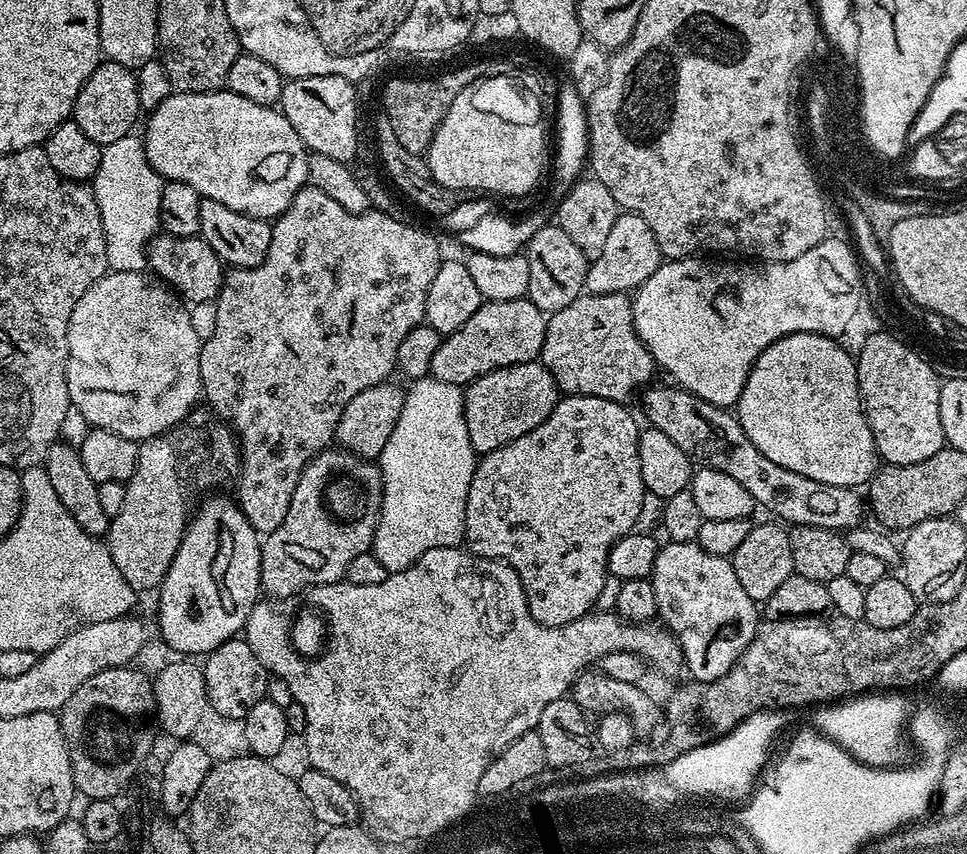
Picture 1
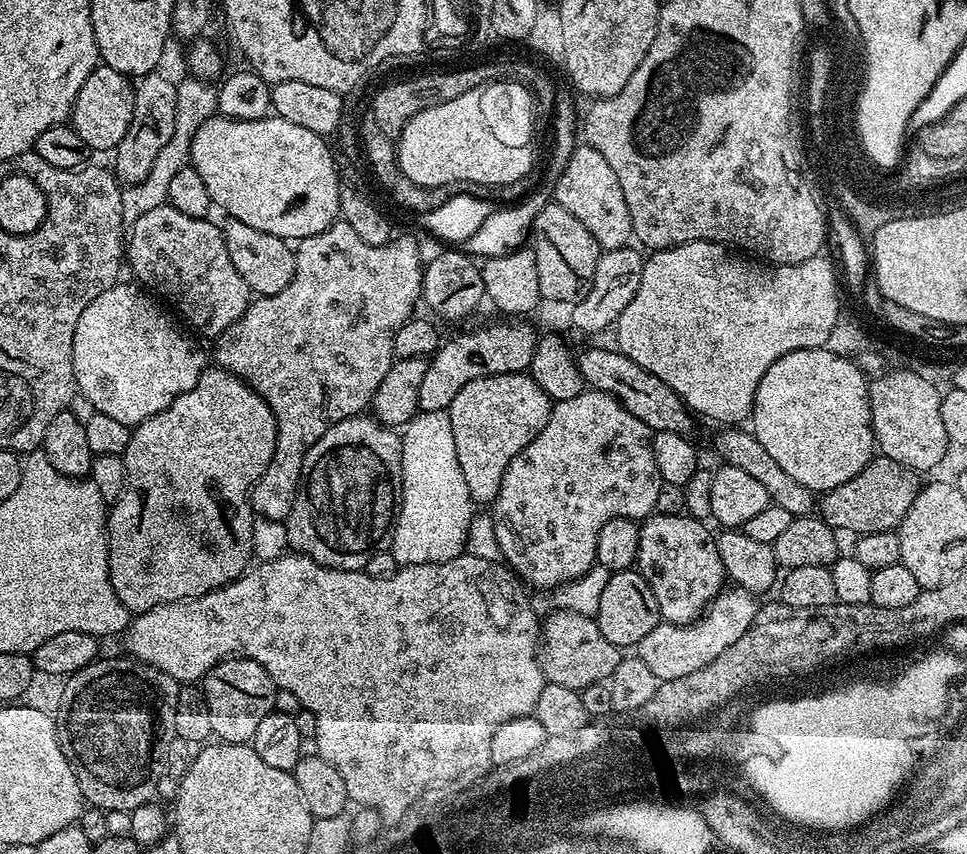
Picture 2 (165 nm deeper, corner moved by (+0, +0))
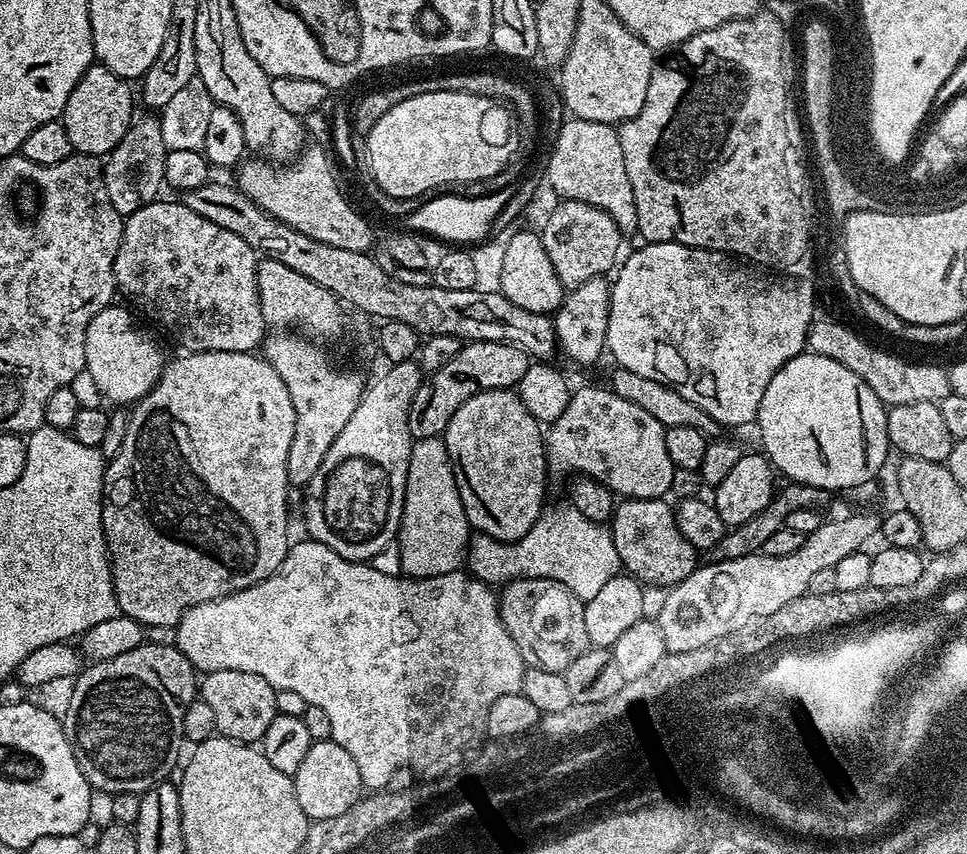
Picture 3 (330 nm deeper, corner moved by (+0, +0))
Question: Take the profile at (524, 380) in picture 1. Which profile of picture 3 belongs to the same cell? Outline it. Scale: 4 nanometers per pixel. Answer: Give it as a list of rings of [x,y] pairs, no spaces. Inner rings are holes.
[[[499,388],[466,398],[466,402],[462,402],[458,410],[454,410],[454,418],[450,418],[442,439],[450,454],[458,494],[466,510],[469,529],[495,540],[521,540],[545,511],[544,483],[547,482],[548,476],[550,477],[550,469],[542,425],[536,421],[534,414],[530,414],[530,410],[526,410],[519,391]]]

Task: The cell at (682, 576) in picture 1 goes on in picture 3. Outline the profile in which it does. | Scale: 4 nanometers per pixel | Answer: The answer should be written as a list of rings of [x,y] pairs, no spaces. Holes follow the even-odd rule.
[[[667,499],[630,500],[617,503],[610,521],[614,550],[618,550],[620,567],[627,575],[635,576],[641,585],[653,584],[659,590],[673,588],[698,567],[698,550],[682,538],[682,530],[676,525],[673,505]]]

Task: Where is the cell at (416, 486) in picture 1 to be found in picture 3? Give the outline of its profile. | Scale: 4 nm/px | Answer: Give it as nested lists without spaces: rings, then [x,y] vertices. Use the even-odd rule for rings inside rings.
[[[435,436],[415,441],[410,454],[398,533],[403,575],[421,580],[457,571],[465,563],[469,535],[466,510],[458,494],[450,454],[443,439]]]

